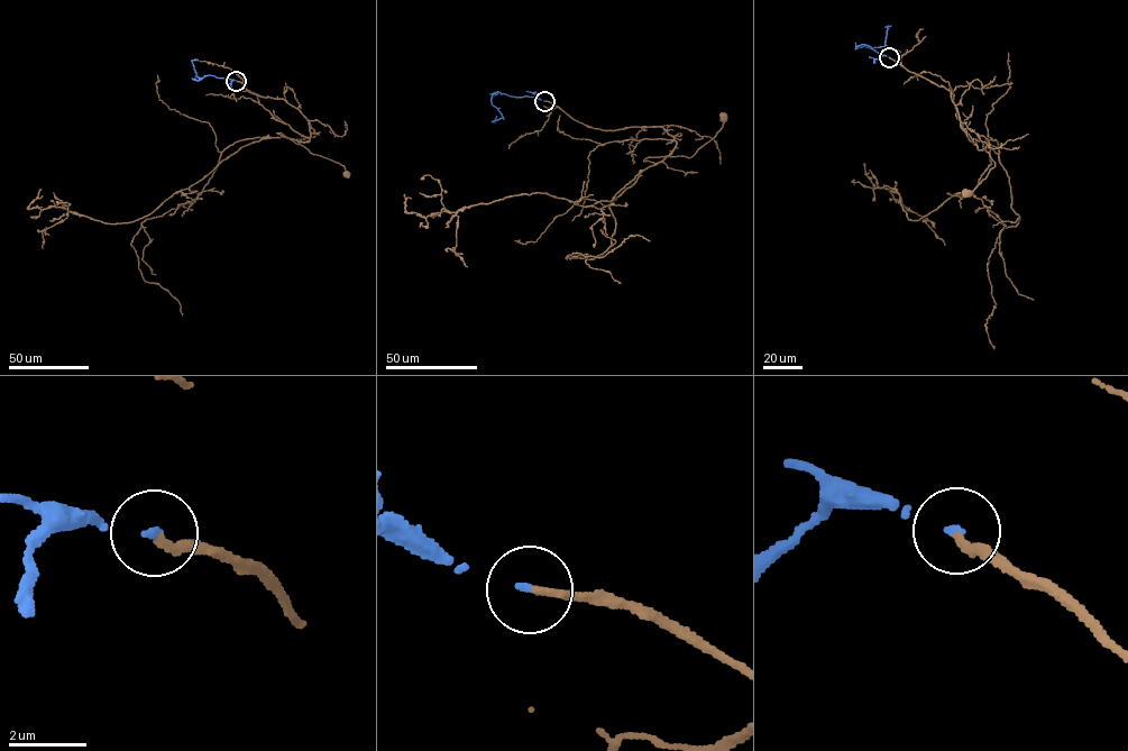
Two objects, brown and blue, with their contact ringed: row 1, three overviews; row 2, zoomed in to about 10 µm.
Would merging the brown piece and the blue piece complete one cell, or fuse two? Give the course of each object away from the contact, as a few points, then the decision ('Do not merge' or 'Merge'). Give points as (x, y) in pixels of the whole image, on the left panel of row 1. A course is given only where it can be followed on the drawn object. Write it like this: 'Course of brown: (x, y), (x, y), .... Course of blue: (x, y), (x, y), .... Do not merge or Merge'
Course of brown: (237, 81), (251, 92), (284, 99), (296, 108), (309, 121), (309, 140), (277, 133), (338, 163), (347, 174). Course of blue: (237, 81), (209, 75), (193, 79), (196, 74), (192, 61), (198, 60). Merge

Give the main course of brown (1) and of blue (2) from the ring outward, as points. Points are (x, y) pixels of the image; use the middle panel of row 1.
1: (544, 100), (594, 128), (661, 127), (677, 142), (656, 163), (643, 161), (691, 156), (722, 127), (724, 117)
2: (544, 100), (496, 92), (492, 103), (503, 117), (493, 121), (496, 116)

